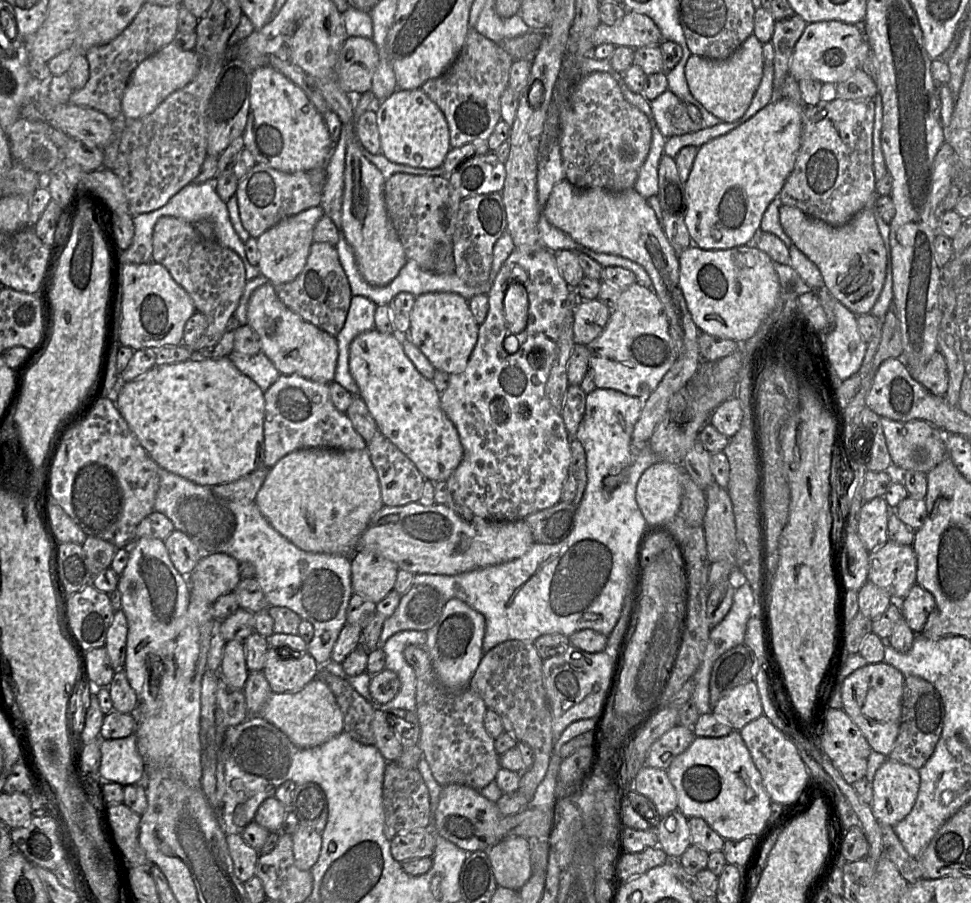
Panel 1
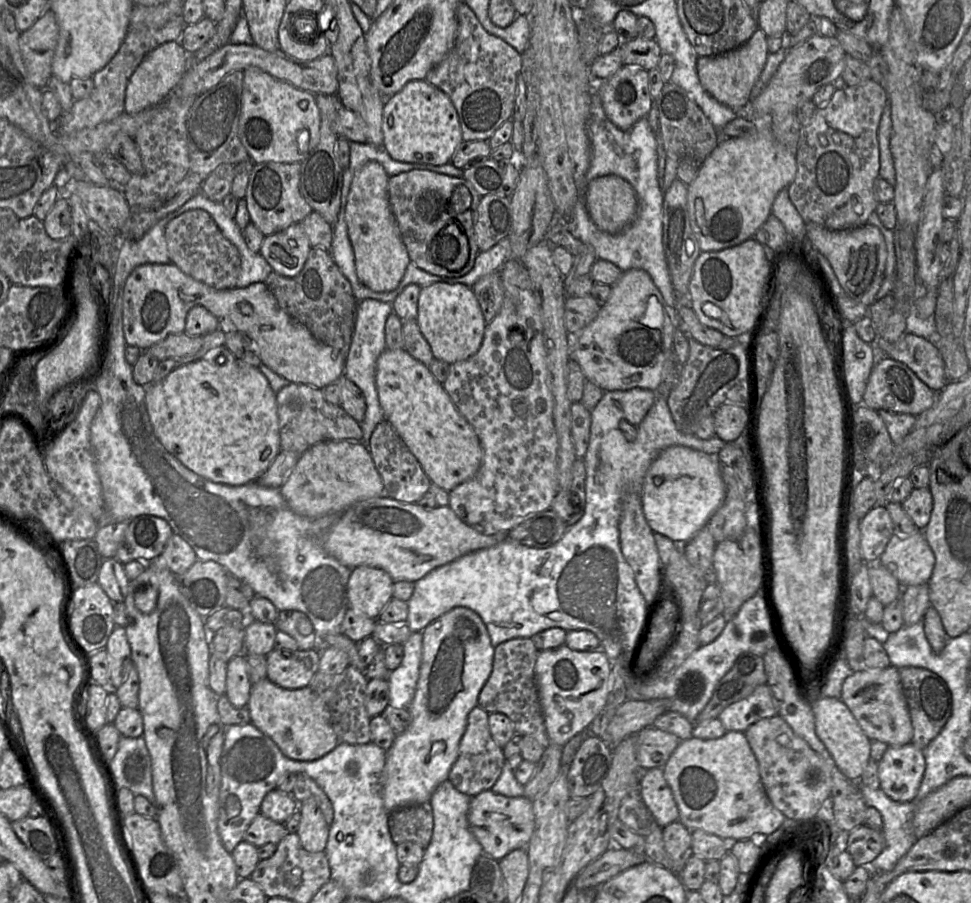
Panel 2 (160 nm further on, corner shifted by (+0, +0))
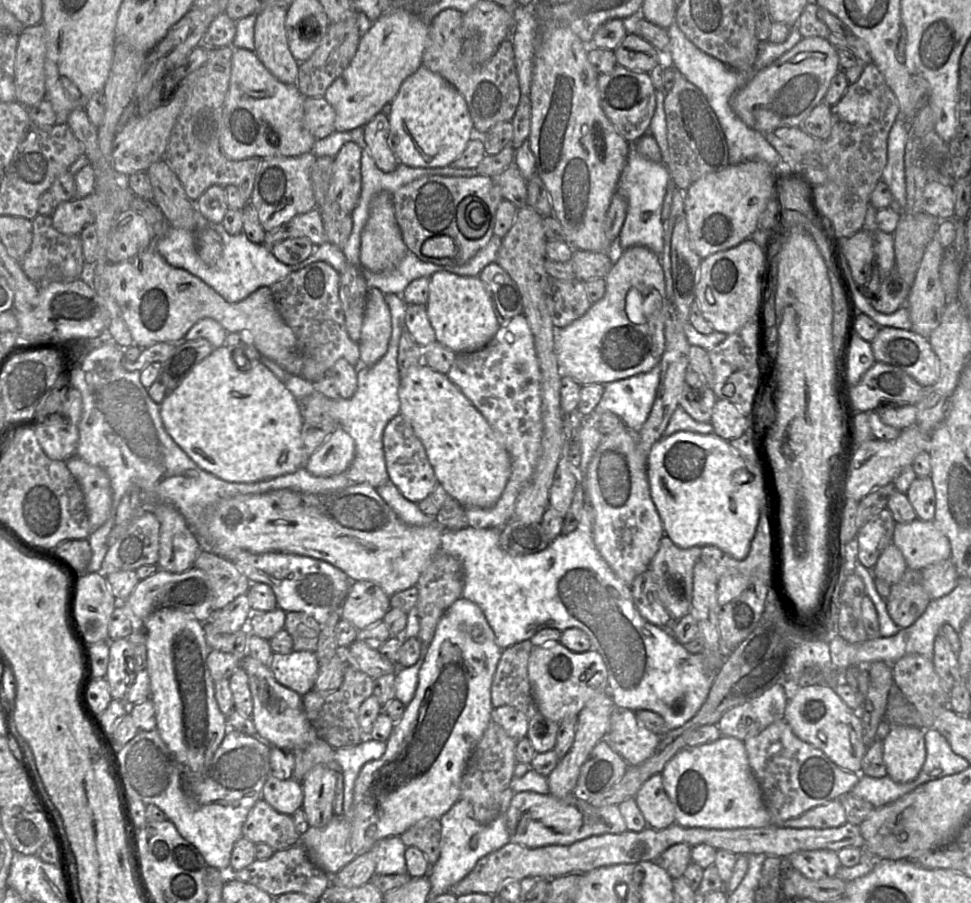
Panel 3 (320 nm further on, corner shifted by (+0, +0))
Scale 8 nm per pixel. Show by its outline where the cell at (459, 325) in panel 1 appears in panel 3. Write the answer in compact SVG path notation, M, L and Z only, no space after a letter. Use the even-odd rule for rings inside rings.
M446 271L434 273L429 280L426 309L436 341L455 354L485 347L500 327L491 299L478 276L459 276Z

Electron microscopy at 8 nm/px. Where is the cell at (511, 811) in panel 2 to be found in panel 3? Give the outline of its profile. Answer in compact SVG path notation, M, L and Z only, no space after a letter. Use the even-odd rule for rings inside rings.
M518 792L512 797L505 816L510 842L529 848L571 845L591 836L621 834L627 831L618 805L594 807L589 801L580 800L574 794L558 799L550 794Z

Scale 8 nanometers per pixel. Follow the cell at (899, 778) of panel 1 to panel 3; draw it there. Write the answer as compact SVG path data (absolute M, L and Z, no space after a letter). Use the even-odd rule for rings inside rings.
M891 725L883 741L887 775L896 783L907 783L920 773L926 758L924 730L908 725Z

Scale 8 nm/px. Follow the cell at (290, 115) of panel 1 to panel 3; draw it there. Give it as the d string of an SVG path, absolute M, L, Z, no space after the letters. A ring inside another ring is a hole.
M233 48L229 89L219 129L223 153L232 160L243 160L252 157L295 157L311 152L316 138L305 127L305 99L297 85L279 81L254 51Z

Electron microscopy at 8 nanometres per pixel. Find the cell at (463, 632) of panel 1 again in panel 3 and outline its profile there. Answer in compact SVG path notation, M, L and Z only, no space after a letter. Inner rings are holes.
M457 599L444 613L439 620L434 637L427 646L423 664L418 673L418 683L413 699L405 706L402 717L397 721L392 732L386 741L386 750L381 758L367 762L354 783L353 805L350 814L334 815L334 817L324 826L311 827L301 835L300 843L305 848L310 860L325 871L331 877L353 861L358 856L369 851L376 842L391 836L400 836L408 828L421 820L440 819L461 797L460 785L463 773L466 769L467 762L475 750L477 744L483 736L484 731L492 720L492 712L494 707L491 702L491 685L496 672L498 662L501 658L502 649L498 647L495 641L495 634L487 622L487 619L481 608L474 602L465 599Z

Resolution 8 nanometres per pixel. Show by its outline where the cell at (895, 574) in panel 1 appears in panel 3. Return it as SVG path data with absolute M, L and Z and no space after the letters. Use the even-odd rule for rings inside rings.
M918 518L909 523L896 523L892 543L901 551L907 567L923 570L951 556L949 539L933 521Z

